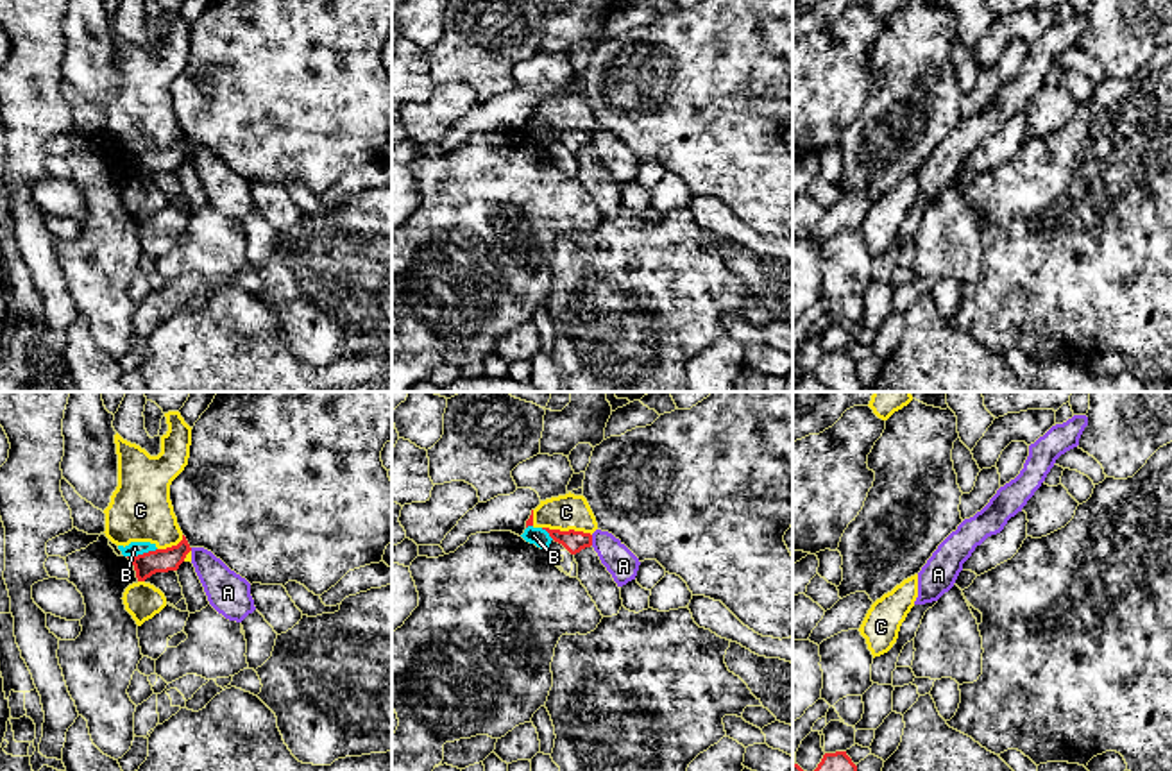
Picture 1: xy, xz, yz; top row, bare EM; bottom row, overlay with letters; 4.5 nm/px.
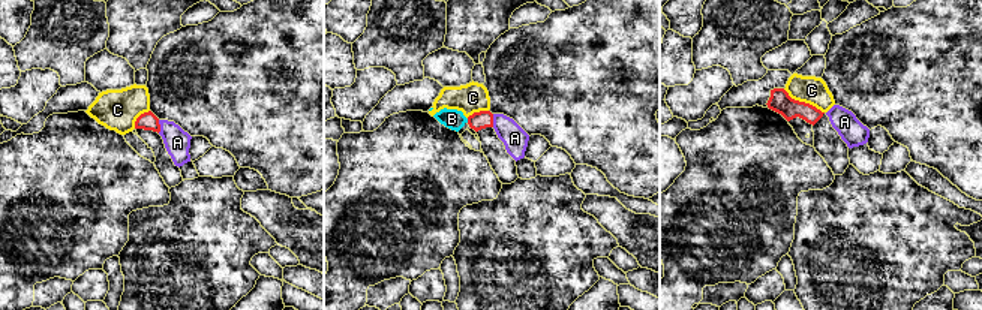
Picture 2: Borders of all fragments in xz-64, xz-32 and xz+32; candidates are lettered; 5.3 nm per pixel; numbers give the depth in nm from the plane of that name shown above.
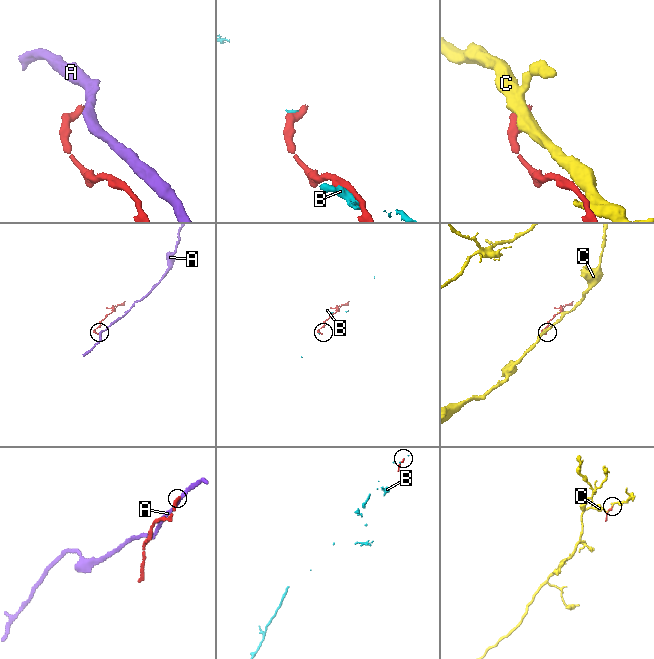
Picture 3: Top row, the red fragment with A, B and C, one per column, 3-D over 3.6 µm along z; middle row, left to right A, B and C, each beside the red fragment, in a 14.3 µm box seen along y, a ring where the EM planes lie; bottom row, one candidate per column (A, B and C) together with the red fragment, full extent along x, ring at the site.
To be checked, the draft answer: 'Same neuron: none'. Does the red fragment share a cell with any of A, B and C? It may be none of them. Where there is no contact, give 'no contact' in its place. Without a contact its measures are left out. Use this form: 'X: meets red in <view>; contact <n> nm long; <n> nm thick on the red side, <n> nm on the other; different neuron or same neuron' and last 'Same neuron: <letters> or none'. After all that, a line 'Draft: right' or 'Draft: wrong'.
A: meets red in xz; contact 50 nm long; 100 nm thick on the red side, 140 nm on the other; different neuron
B: meets red in xy; contact 140 nm long; 110 nm thick on the red side, 60 nm on the other; different neuron
C: meets red in xz; contact 220 nm long; 100 nm thick on the red side, 160 nm on the other; different neuron
Same neuron: none
Draft: right

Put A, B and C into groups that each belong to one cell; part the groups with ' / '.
A / B C

